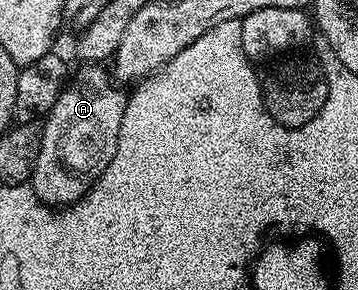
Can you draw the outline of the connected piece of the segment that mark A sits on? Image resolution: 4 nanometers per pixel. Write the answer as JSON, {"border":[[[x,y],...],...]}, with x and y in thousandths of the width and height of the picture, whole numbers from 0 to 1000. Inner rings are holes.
{"border":[[[229,224],[218,262],[198,269],[184,303],[168,321],[156,362],[128,393],[117,424],[117,497],[112,541],[101,541],[101,583],[89,641],[95,672],[131,707],[193,707],[232,686],[251,659],[254,638],[291,597],[302,555],[324,528],[335,431],[346,417],[346,376],[358,338],[338,297],[321,293],[304,241],[285,224]]]}

